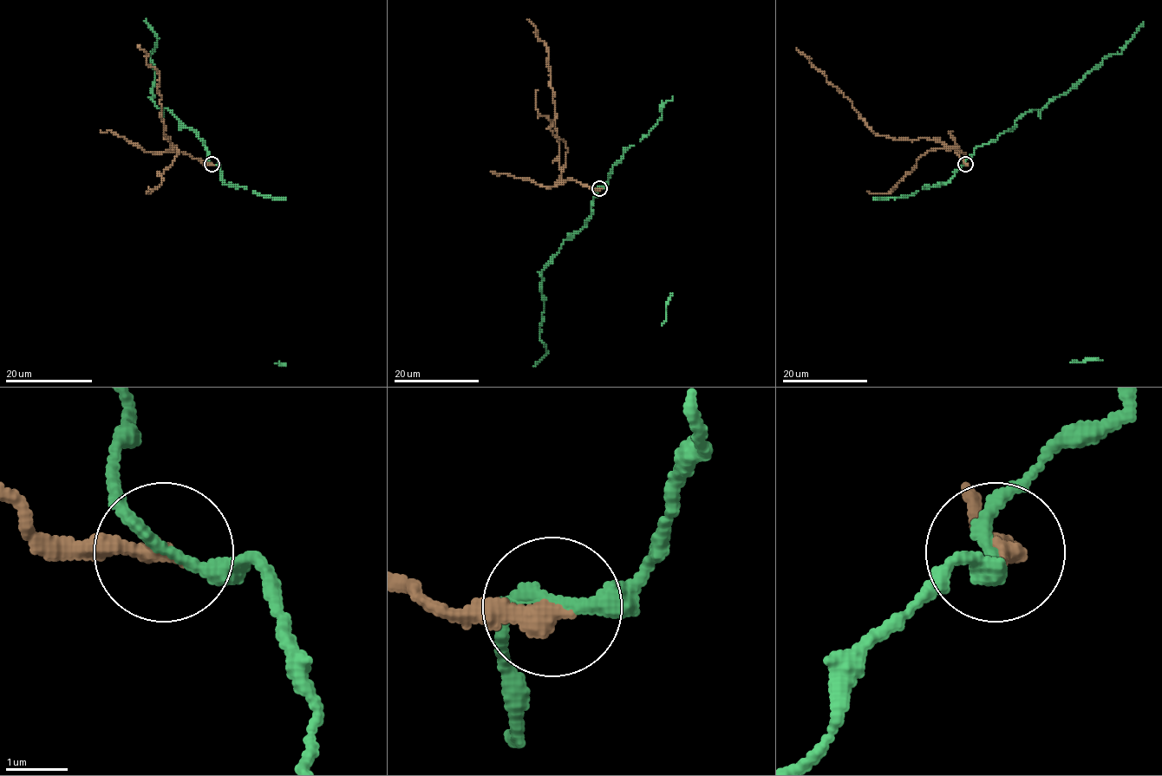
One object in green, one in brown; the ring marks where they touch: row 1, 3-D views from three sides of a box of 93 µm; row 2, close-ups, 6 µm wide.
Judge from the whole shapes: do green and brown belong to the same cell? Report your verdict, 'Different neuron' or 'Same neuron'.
Different neuron

